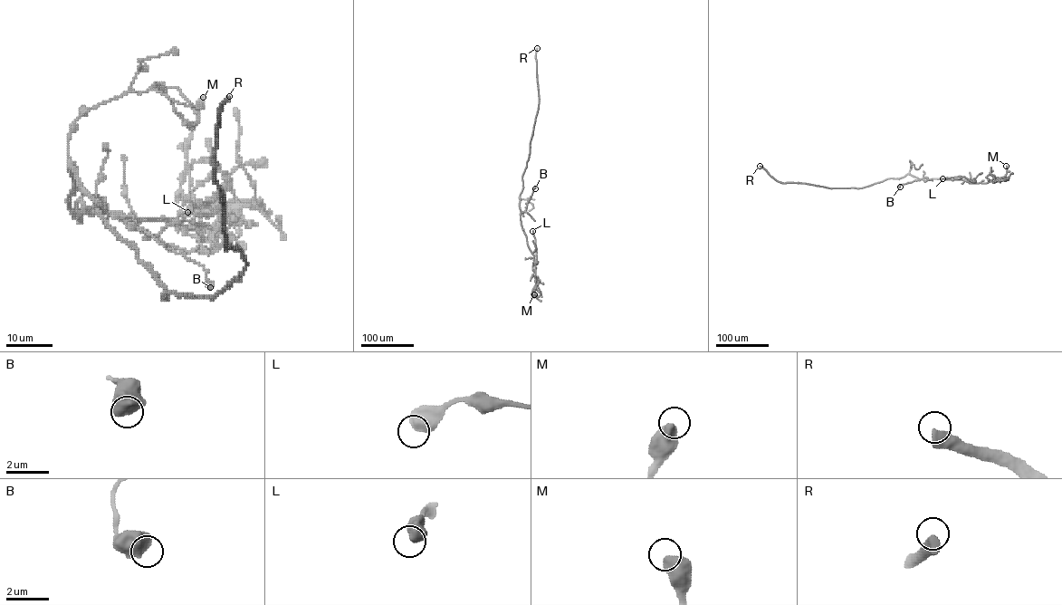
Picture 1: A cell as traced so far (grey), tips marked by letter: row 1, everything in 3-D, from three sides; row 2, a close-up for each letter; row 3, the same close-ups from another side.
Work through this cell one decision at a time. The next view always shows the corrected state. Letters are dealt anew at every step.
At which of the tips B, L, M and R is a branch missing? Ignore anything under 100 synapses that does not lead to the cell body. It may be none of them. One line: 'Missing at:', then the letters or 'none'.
Missing at: R

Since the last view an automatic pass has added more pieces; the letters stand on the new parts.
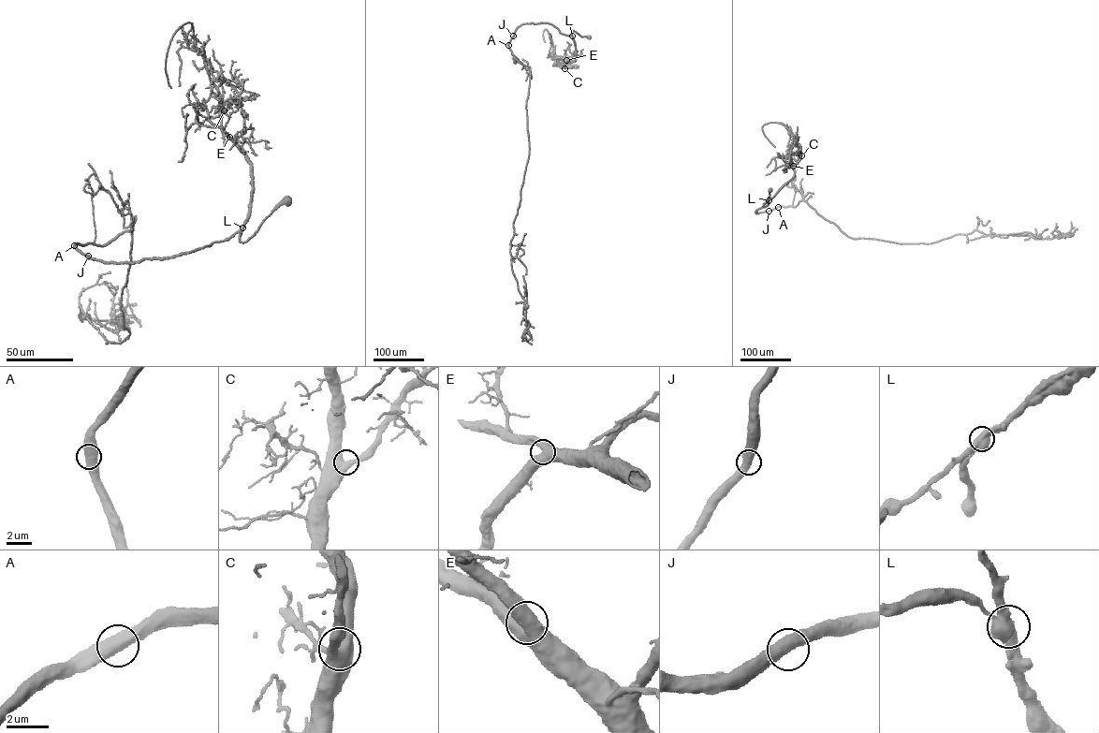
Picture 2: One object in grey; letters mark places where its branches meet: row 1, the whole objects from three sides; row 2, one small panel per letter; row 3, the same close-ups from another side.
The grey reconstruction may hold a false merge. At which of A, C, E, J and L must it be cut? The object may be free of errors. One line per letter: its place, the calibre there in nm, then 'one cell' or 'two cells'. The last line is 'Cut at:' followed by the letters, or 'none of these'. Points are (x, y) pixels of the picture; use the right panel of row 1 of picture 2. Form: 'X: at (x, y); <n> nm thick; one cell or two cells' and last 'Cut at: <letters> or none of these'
A: at (778, 207); 600 nm thick; one cell
C: at (801, 155); 600 nm thick; one cell
E: at (793, 166); 650 nm thick; one cell
J: at (769, 211); 600 nm thick; one cell
L: at (769, 200); 650 nm thick; one cell
Cut at: none of these

